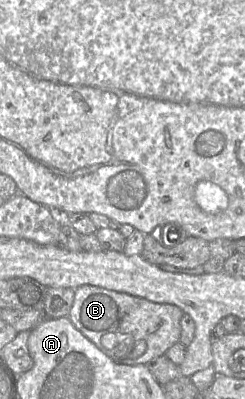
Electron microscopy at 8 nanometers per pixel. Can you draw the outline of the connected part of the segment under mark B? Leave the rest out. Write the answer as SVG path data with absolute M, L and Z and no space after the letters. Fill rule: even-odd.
M82 285L75 289L74 302L68 318L76 329L115 362L146 365L152 359L164 355L171 346L179 342L183 314L176 305L159 304L123 292ZM107 333L131 334L133 339L117 343L113 351L107 350L101 343L102 336Z

